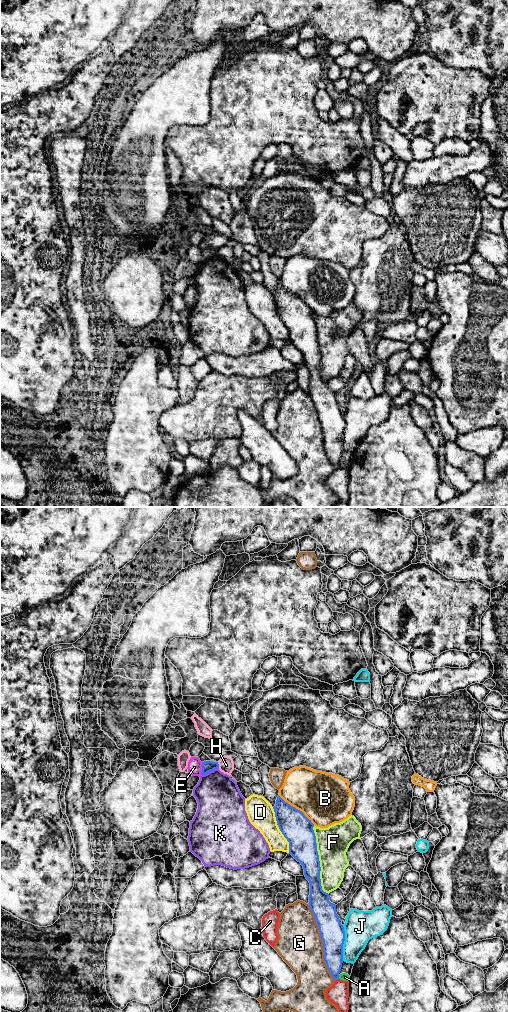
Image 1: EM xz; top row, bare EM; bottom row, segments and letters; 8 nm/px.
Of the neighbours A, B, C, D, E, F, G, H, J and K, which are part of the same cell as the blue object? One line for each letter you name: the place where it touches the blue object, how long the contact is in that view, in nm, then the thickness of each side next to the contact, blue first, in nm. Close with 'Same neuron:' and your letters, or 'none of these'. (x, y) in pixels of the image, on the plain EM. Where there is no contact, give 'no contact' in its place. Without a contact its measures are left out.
Same neuron: none of these

